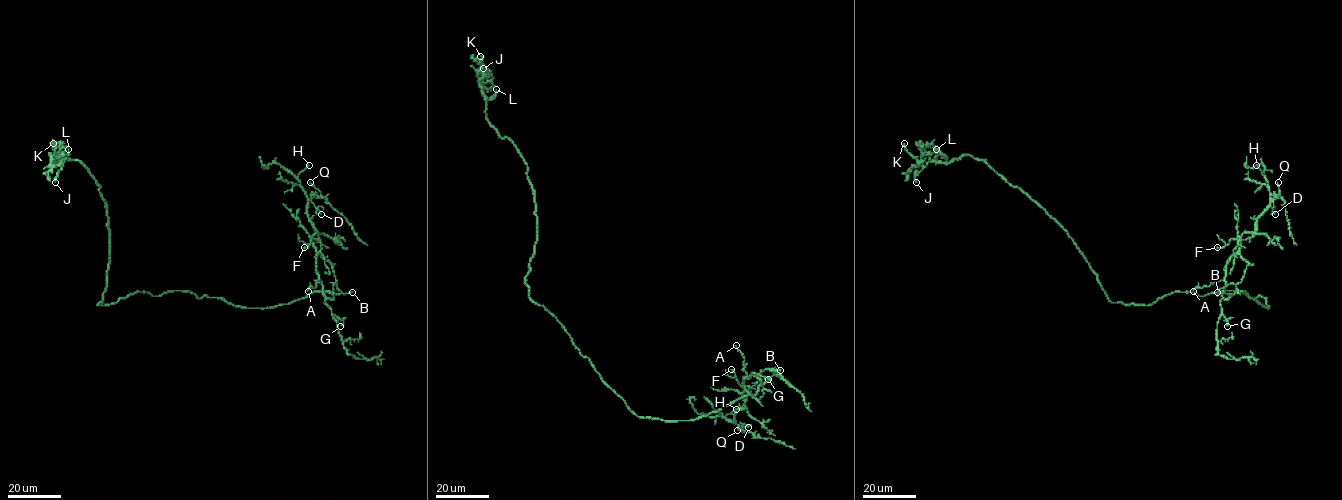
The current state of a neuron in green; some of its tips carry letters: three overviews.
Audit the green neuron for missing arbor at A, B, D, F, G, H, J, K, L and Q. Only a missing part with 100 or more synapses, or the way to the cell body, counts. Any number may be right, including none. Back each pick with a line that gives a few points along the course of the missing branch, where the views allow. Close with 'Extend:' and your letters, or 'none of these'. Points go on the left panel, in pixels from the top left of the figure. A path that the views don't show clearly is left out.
Extend: B

